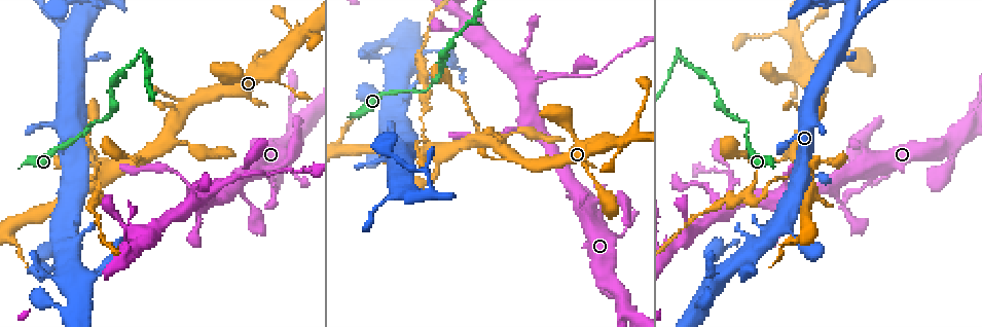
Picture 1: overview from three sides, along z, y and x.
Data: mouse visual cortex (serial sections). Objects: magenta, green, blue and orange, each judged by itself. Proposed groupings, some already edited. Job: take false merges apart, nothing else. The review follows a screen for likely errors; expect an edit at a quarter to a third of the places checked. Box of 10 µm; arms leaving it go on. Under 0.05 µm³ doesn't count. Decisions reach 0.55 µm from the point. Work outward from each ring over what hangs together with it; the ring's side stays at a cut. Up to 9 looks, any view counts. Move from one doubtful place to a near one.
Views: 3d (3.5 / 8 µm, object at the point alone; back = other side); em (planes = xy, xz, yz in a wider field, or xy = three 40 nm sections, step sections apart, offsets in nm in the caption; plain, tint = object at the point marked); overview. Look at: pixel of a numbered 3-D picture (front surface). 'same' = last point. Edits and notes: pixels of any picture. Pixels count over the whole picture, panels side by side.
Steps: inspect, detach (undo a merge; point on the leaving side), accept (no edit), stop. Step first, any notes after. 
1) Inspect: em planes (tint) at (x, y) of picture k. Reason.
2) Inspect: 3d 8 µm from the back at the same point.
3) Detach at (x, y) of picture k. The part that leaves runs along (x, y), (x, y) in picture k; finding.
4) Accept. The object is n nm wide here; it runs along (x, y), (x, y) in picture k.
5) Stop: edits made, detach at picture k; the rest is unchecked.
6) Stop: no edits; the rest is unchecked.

Inspect: 3d 3.5 µm at (571, 77) of picture 1. Thin arm on a thick one.

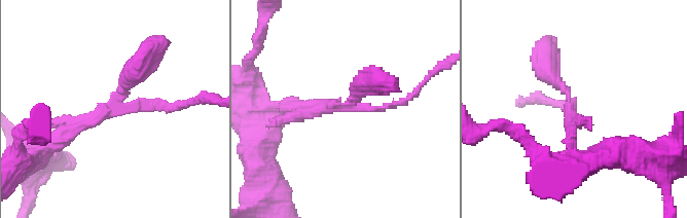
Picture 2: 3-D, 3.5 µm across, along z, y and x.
Inspect: em xy step 1 (tint) at (348, 107) of picture 2. 3 arms meet here; the arms are 100, 150, 350 nm wide.

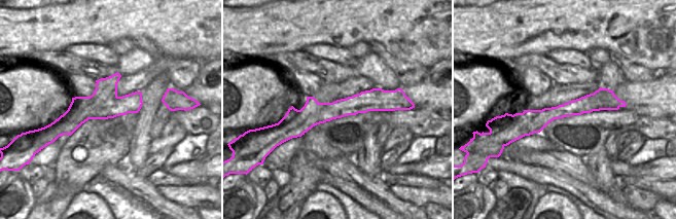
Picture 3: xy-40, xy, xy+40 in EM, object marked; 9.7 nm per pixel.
Accept. It runs along (59, 143), (118, 111), (144, 58) in picture 2; one cell here.

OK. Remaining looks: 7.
Inspect: 3d 3.5 µm at (839, 56) of picture 1. Looks like a crossing.

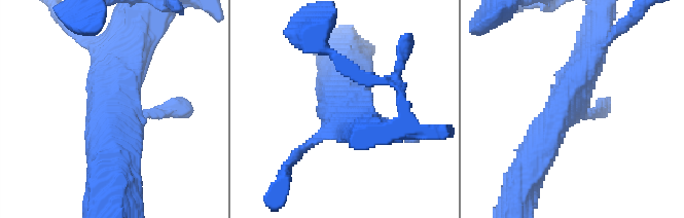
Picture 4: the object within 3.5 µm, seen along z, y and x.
Inspect: em xy step 3 (tint) at (578, 109) of picture 4. Need the tissue.

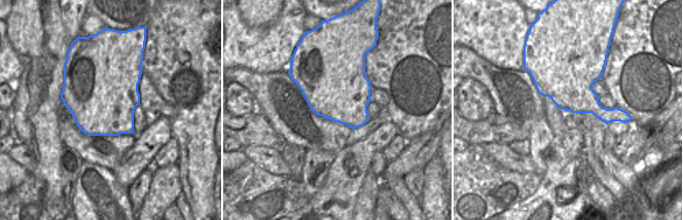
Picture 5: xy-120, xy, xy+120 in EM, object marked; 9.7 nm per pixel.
Inspect: em planes (tint) at the same point.

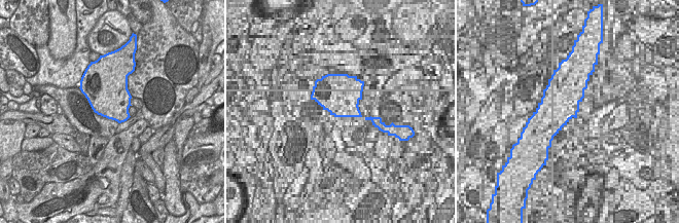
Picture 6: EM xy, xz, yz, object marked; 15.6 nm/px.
Accept. All the same cell.

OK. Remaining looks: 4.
Inspect: 3d 3.5 µm at (680, 58) of picture 1. Sharp bend.

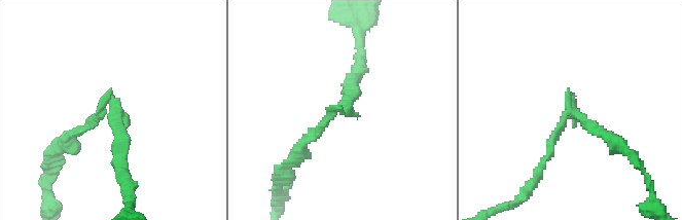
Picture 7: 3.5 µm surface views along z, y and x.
Inspect: em xy step 5 (tint) at (111, 115) of picture 7. The arms are 150, 150 nm wide.

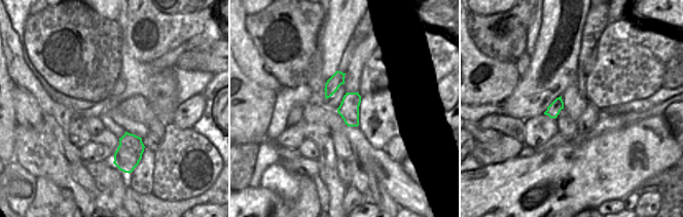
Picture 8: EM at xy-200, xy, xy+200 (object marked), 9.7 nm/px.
Accept. It runs along (298, 150), (350, 101), (353, 79) in picture 7; all the same cell.

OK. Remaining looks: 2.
Stop: no edits; the rest is unchecked.

